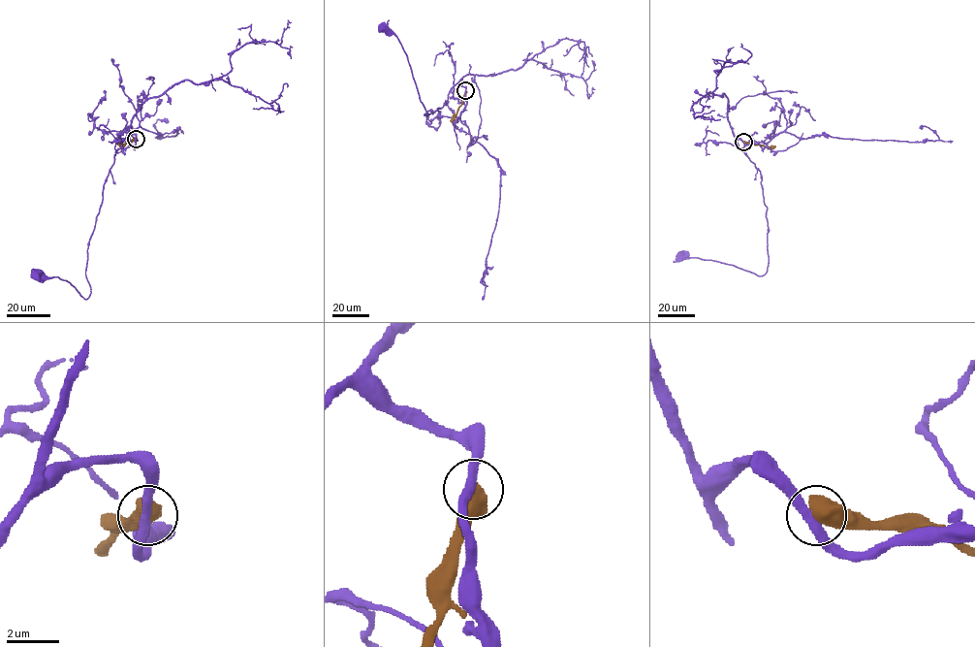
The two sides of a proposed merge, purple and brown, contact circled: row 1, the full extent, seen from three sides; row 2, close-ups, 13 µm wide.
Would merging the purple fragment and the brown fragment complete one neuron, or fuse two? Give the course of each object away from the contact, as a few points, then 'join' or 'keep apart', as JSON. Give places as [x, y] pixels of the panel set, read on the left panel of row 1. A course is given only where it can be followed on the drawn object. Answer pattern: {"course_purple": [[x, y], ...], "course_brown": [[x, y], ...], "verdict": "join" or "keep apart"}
{"course_purple": [[136, 139], [135, 134], [126, 138], [105, 181], [87, 248], [88, 298], [69, 281], [36, 274]], "course_brown": [[136, 139], [118, 144]], "verdict": "keep apart"}

